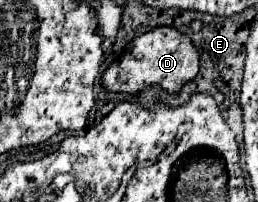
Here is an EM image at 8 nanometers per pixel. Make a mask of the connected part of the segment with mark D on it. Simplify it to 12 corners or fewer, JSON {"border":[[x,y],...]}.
{"border":[[175,28],[135,38],[105,70],[109,92],[179,92],[199,52]]}

